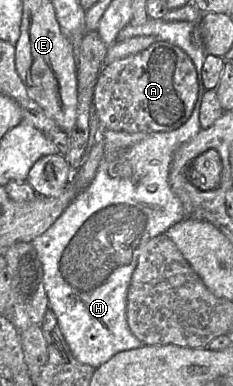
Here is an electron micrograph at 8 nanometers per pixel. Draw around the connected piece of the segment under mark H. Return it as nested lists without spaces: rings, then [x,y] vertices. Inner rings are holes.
[[[193,61],[197,70],[198,80],[198,98],[194,110],[190,118],[179,128],[168,132],[136,132],[129,133],[124,131],[114,131],[102,129],[101,136],[104,143],[104,156],[97,168],[96,174],[90,185],[84,189],[77,197],[70,203],[61,216],[54,222],[54,224],[42,235],[36,237],[31,243],[37,251],[38,257],[43,267],[43,283],[48,297],[48,309],[55,314],[60,330],[73,354],[75,359],[82,364],[90,365],[94,368],[108,362],[114,355],[137,349],[144,344],[134,336],[131,332],[126,318],[127,307],[127,293],[131,283],[132,274],[138,264],[139,256],[147,245],[147,243],[154,237],[165,234],[166,231],[176,223],[184,219],[184,210],[181,201],[173,193],[169,184],[169,171],[176,150],[185,142],[192,139],[202,129],[200,125],[200,107],[202,99],[207,91],[205,86],[202,86],[201,76],[203,81],[202,69],[203,65],[198,65]]]

